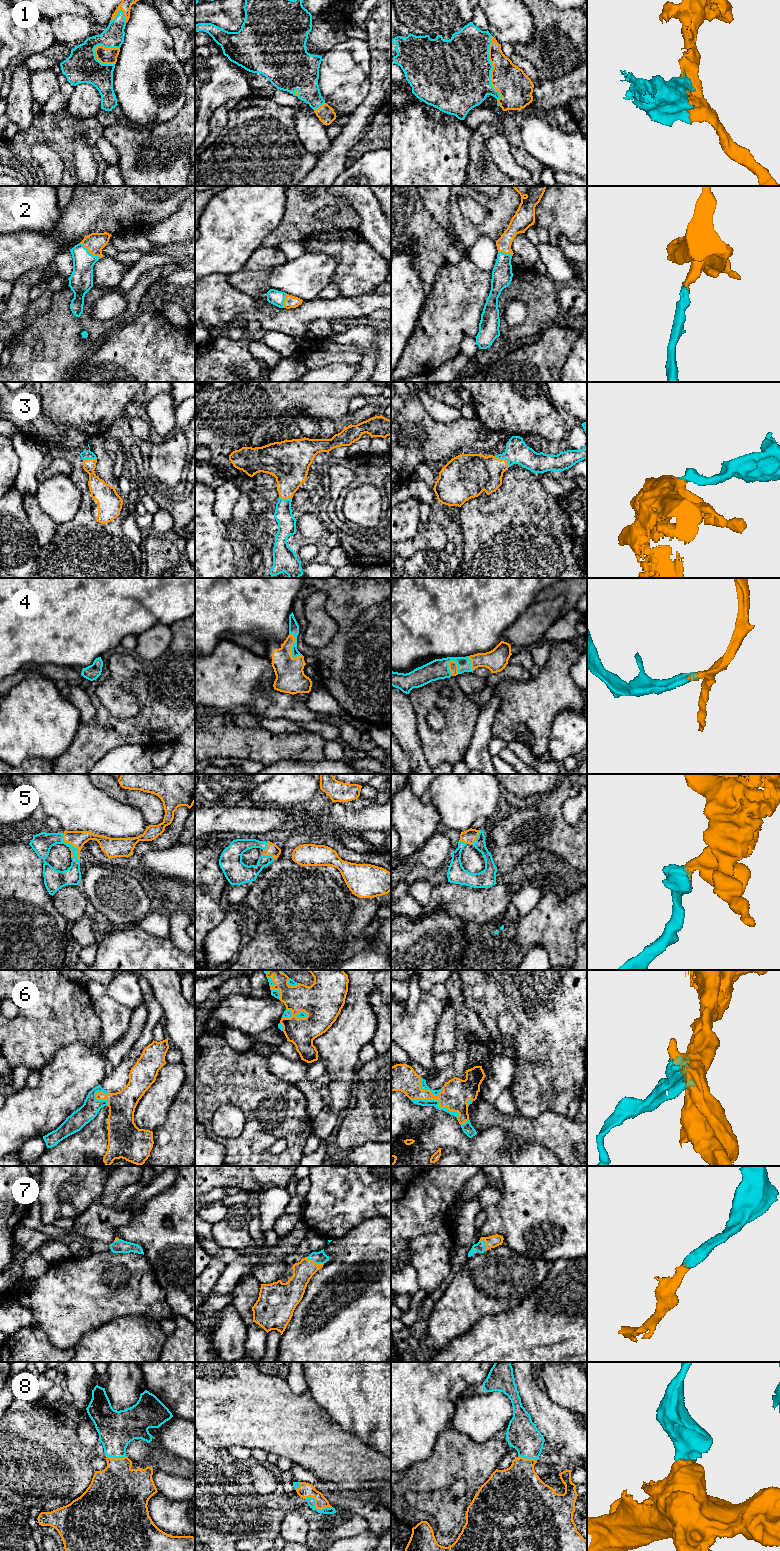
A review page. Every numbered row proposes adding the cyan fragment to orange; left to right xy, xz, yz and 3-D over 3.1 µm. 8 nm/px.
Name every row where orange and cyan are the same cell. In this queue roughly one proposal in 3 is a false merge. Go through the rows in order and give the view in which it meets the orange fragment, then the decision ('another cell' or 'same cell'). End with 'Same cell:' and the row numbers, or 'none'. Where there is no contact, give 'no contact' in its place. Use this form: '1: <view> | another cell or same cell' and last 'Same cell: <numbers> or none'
1: yz | same cell
2: xy | same cell
3: yz | same cell
4: xz | same cell
5: xy | same cell
6: yz | same cell
7: xz | same cell
8: xz | same cell
Same cell: 1, 2, 3, 4, 5, 6, 7, 8

